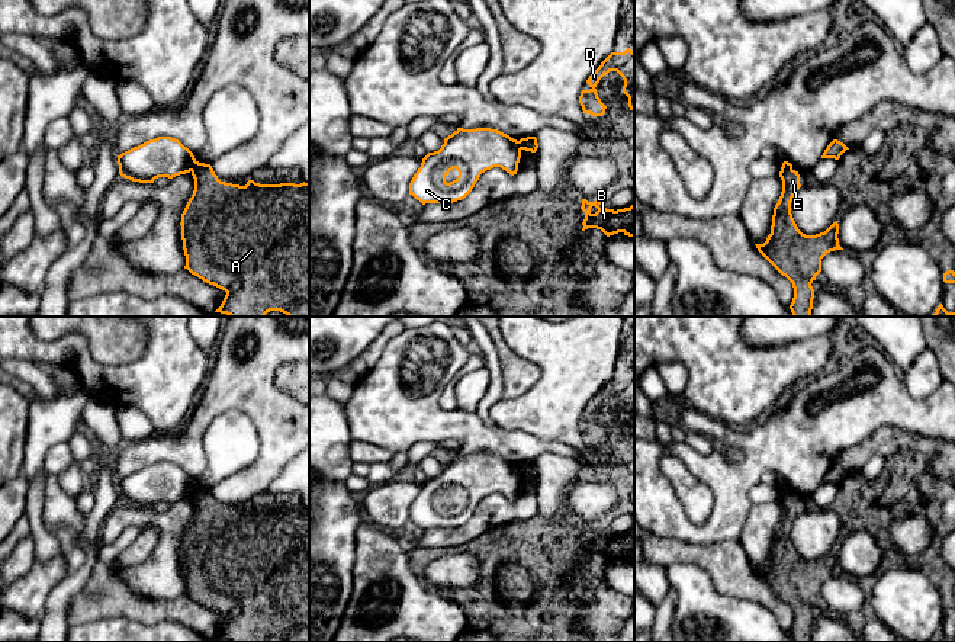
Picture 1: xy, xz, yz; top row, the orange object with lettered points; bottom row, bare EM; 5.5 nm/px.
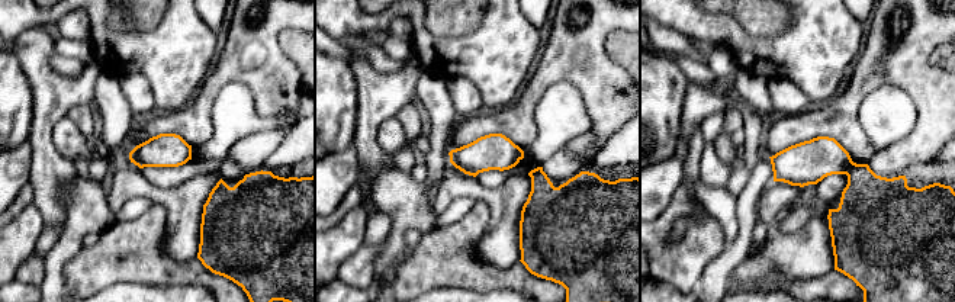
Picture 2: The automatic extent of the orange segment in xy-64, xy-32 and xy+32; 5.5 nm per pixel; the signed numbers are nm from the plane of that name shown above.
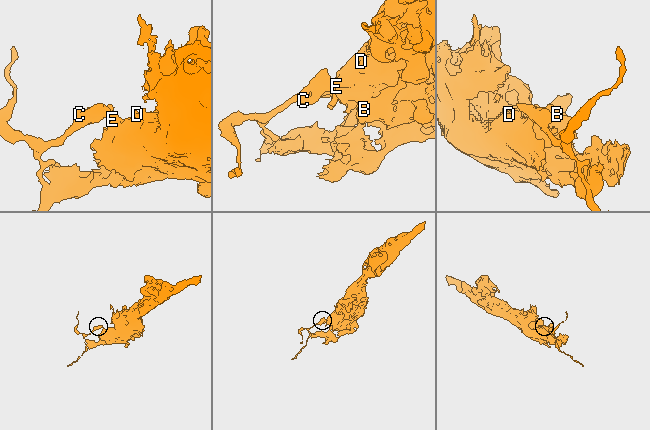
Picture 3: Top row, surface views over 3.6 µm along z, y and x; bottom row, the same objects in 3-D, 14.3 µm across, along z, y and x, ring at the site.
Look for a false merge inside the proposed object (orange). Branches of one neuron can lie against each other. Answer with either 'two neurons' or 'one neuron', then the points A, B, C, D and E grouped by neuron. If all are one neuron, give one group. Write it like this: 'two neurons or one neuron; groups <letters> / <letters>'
two neurons; groups A B D E / C

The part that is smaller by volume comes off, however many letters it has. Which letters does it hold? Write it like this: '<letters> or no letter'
C

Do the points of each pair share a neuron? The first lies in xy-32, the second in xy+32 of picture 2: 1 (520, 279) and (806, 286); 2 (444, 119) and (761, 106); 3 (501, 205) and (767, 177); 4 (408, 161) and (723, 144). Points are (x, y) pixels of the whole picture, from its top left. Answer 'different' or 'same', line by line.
1: same
2: same
3: different
4: same

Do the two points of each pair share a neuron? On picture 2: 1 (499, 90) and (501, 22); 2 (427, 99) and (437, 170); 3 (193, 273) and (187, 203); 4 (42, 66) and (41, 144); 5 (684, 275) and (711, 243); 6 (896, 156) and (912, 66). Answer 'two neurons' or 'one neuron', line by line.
1: one neuron
2: one neuron
3: two neurons
4: one neuron
5: one neuron
6: one neuron

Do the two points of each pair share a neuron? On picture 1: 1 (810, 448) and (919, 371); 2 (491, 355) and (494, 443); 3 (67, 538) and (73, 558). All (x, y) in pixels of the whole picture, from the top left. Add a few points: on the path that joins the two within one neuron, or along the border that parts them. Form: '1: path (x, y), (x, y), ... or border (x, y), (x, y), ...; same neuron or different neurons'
1: border (900, 376), (915, 397), (926, 397), (936, 389); different neurons
2: border (476, 413), (488, 426), (497, 427); different neurons
3: path (67, 542), (73, 554); same neuron

